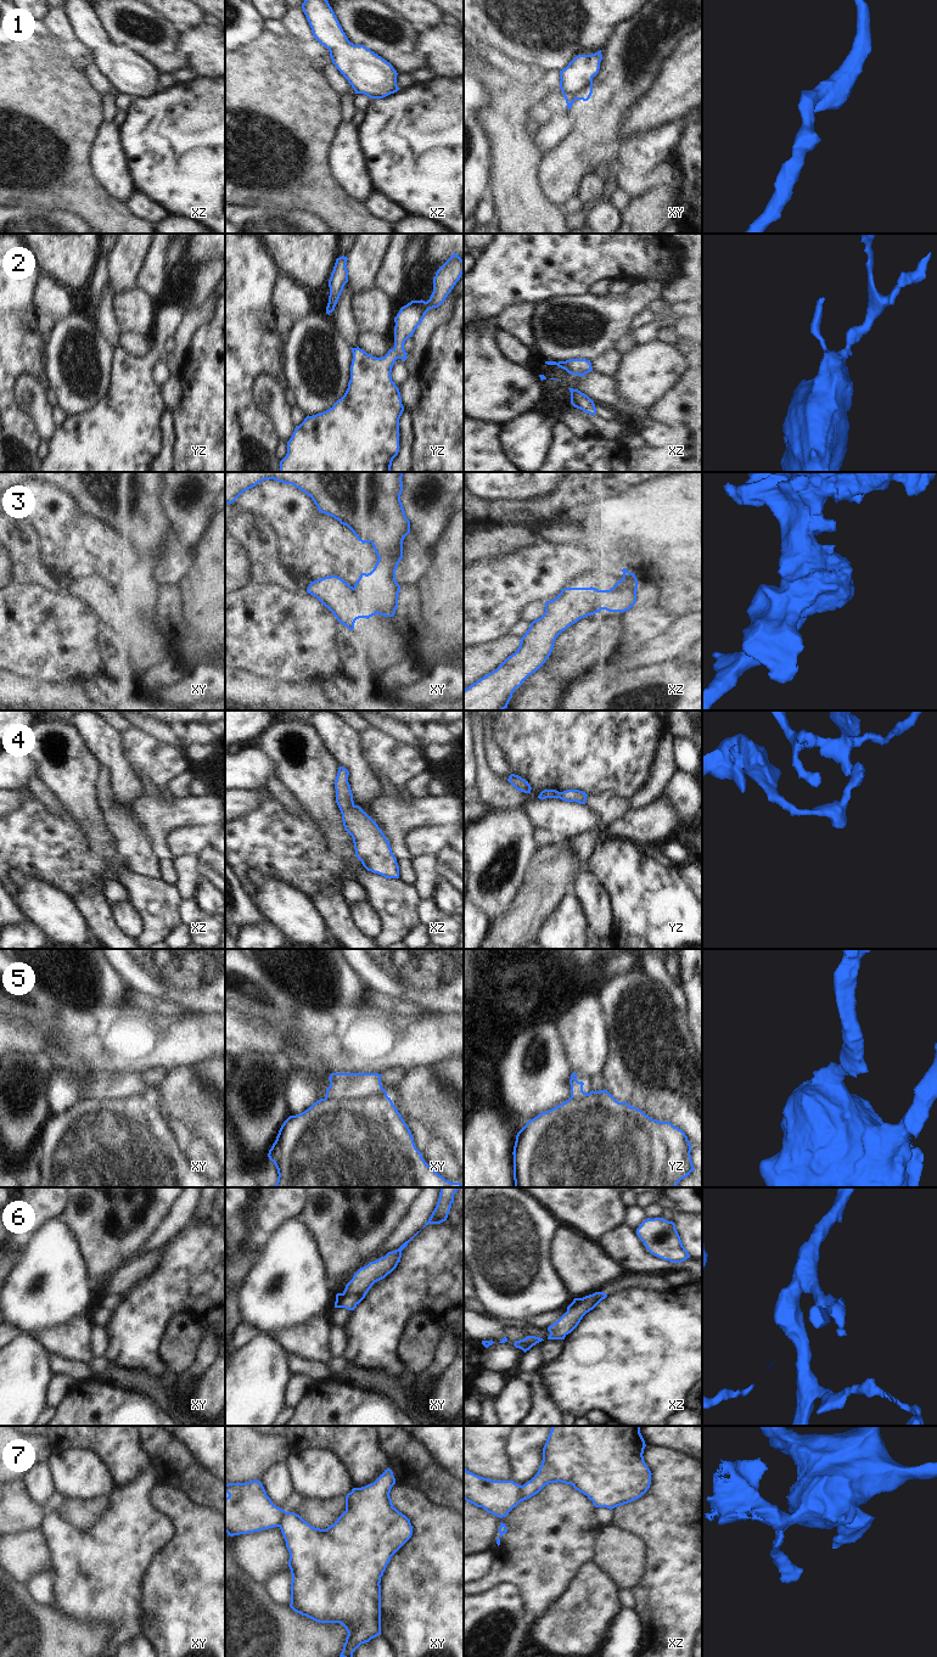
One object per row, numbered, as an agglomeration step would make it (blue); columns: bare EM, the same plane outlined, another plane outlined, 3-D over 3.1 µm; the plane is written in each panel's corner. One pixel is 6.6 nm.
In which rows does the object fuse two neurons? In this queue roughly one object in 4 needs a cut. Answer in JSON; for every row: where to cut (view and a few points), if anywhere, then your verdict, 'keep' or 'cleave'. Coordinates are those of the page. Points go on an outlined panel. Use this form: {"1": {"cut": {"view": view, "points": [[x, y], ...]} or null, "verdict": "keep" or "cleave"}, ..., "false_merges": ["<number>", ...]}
{"1": {"cut": null, "verdict": "keep"}, "2": {"cut": null, "verdict": "keep"}, "3": {"cut": {"view": "xy", "points": [[353, 588], [359, 597], [370, 599], [375, 604], [376, 612]]}, "verdict": "cleave"}, "4": {"cut": null, "verdict": "keep"}, "5": {"cut": {"view": "xy", "points": [[386, 1094], [363, 1099], [325, 1099]]}, "verdict": "cleave"}, "6": {"cut": null, "verdict": "keep"}, "7": {"cut": {"view": "xz", "points": [[521, 1486], [522, 1500]]}, "verdict": "cleave"}, "false_merges": ["3", "5", "7"]}

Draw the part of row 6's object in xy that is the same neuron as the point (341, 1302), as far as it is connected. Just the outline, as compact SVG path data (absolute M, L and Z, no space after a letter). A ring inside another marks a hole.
M417 1231L410 1240L405 1241L398 1249L388 1252L385 1257L360 1268L346 1285L344 1291L336 1294L335 1308L354 1310L365 1298L372 1285L385 1279L397 1268L402 1258L402 1251L420 1231Z

